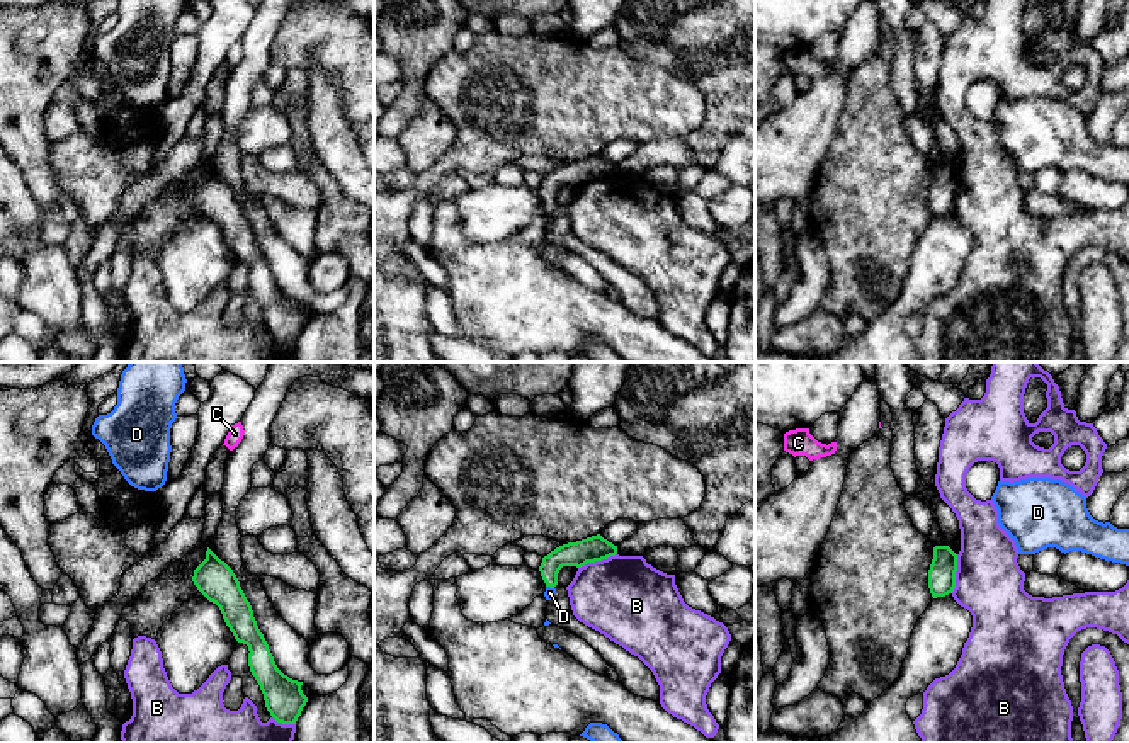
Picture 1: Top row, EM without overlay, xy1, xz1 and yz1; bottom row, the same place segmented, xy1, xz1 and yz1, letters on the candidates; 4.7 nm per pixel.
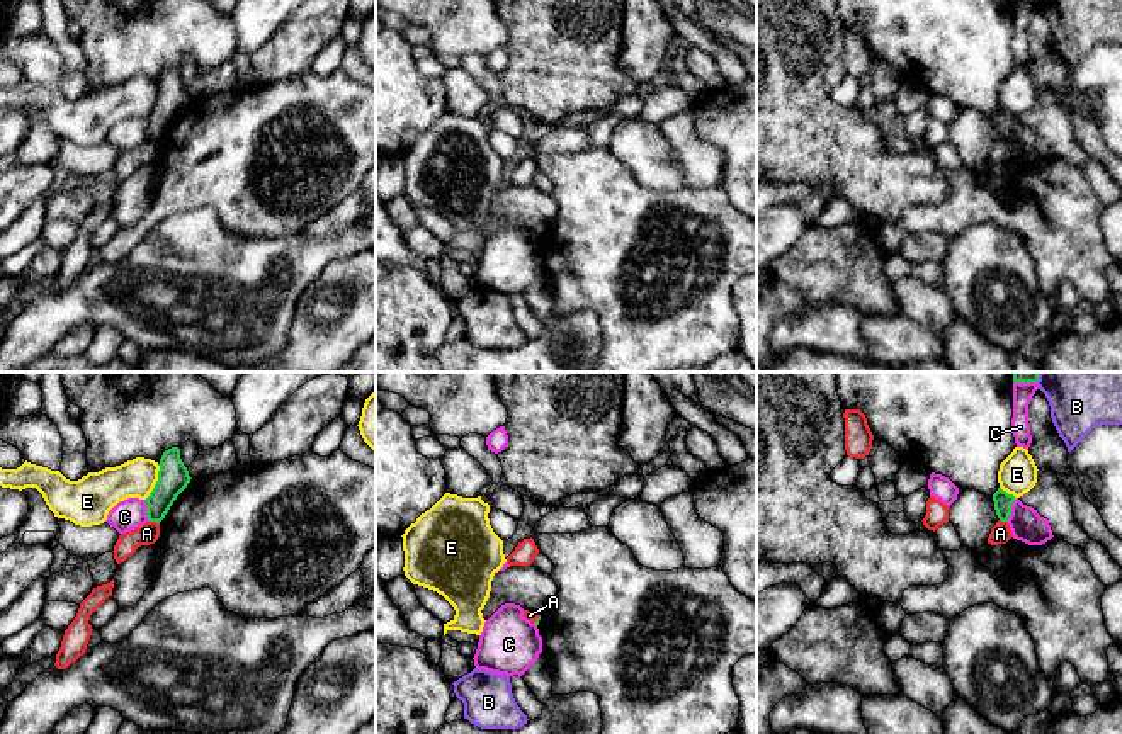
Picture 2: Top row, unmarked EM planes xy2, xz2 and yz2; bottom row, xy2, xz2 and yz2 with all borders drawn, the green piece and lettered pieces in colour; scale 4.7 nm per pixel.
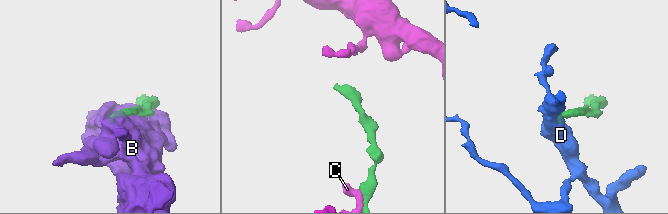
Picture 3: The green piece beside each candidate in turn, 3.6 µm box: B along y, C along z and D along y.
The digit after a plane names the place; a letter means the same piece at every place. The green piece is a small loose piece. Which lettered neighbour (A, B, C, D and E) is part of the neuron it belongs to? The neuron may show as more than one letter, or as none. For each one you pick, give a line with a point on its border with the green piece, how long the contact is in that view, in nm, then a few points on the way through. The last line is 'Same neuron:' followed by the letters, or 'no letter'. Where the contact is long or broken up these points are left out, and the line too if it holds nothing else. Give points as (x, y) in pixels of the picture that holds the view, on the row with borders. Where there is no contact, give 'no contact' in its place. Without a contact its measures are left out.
D: contact xz1 (550, 585); length 40 nm; way xz1 (589, 550), (567, 555), (550, 585), (550, 592)
Same neuron: D

